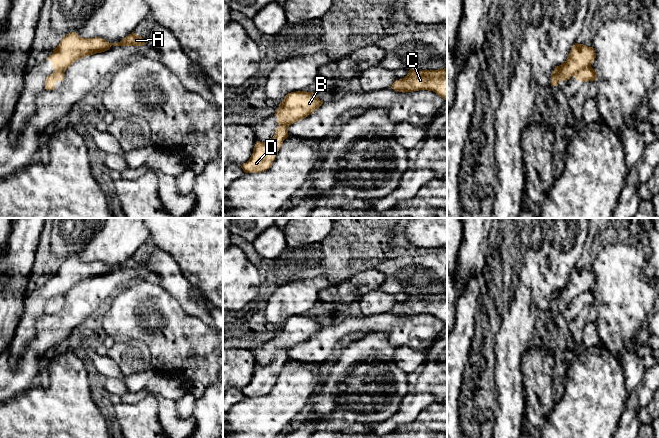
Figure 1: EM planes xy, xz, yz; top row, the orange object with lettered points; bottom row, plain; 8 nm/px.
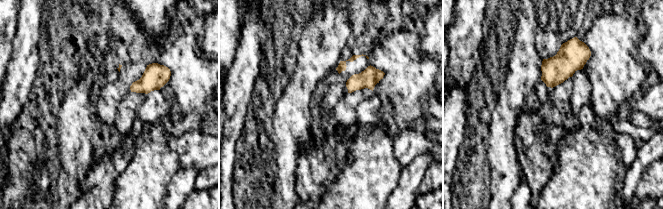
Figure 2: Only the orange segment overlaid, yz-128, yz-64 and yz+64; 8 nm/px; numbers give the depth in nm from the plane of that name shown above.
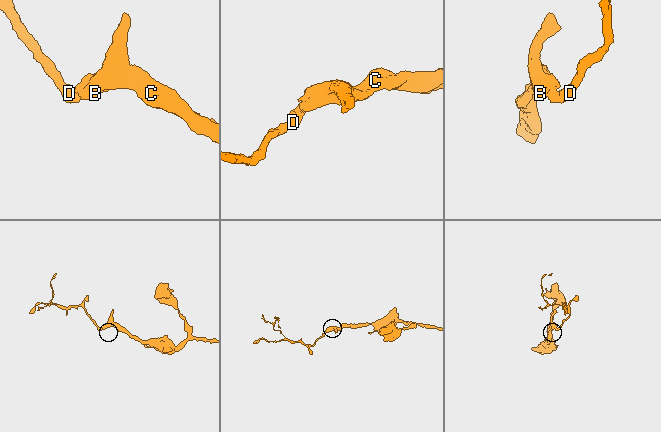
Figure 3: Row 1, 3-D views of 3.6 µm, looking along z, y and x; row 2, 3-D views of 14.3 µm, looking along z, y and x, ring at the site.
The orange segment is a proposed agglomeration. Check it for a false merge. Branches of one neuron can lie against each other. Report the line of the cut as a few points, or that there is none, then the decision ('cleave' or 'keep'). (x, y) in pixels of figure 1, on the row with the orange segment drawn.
yz (590, 65), (580, 69), (573, 75) | cleave

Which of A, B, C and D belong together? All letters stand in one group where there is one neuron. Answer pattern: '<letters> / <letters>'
A B C / D

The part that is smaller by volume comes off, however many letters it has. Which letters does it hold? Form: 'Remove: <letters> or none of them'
Remove: D

